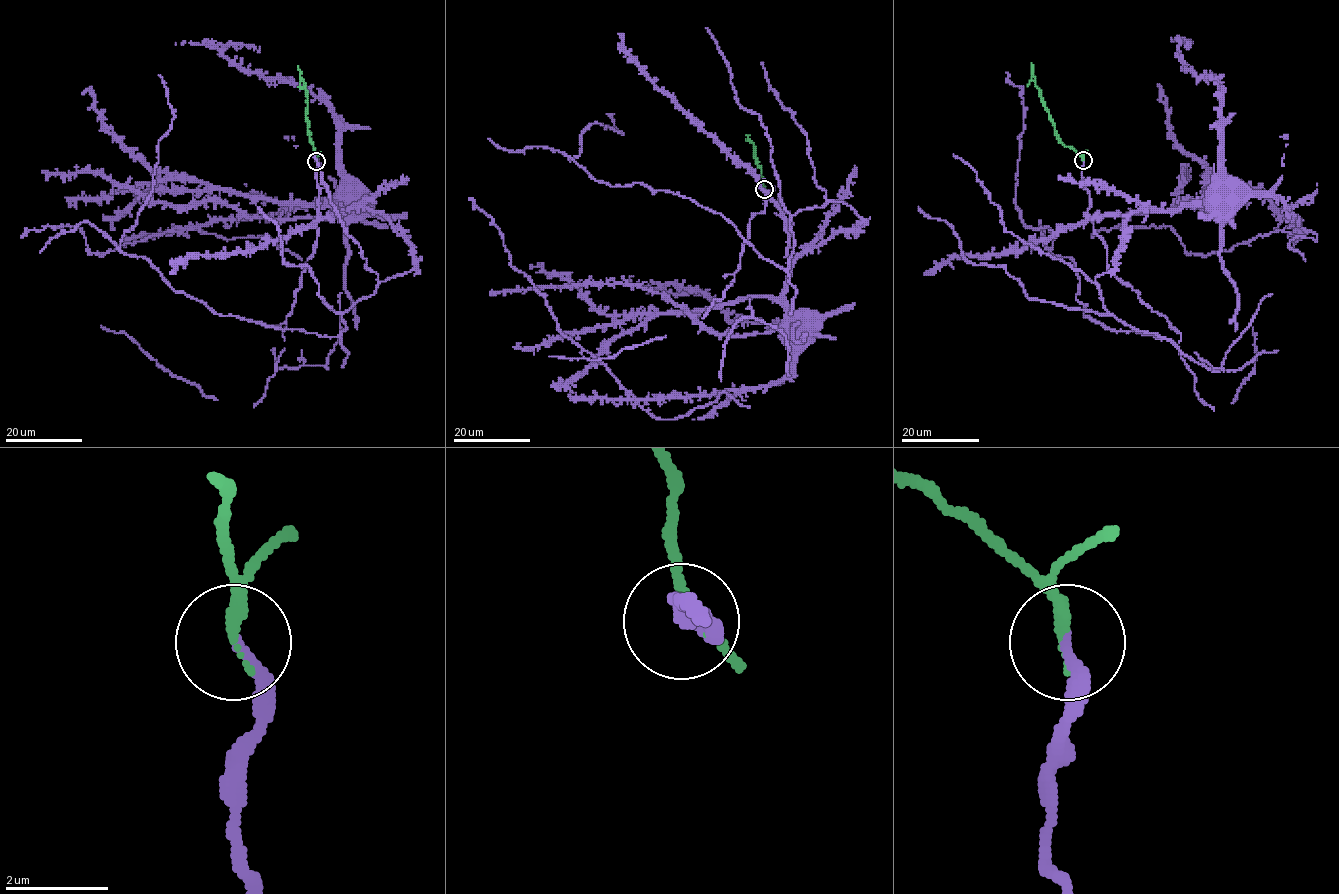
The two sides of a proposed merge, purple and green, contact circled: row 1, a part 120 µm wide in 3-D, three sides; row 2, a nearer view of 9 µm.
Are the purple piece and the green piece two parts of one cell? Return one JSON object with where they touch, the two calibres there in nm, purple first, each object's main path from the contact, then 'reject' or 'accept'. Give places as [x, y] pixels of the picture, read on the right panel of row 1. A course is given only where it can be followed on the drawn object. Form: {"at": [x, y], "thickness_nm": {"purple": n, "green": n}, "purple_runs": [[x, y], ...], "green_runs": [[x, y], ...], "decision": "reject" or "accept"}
{"at": [1083, 160], "thickness_nm": {"purple": 220, "green": 260}, "purple_runs": [[1083, 159], [1081, 177], [1090, 197], [1088, 214], [1091, 218], [1202, 204], [1210, 191]], "green_runs": [[1083, 159], [1063, 144], [1055, 132], [1053, 120], [1035, 85], [1031, 62]], "decision": "accept"}

